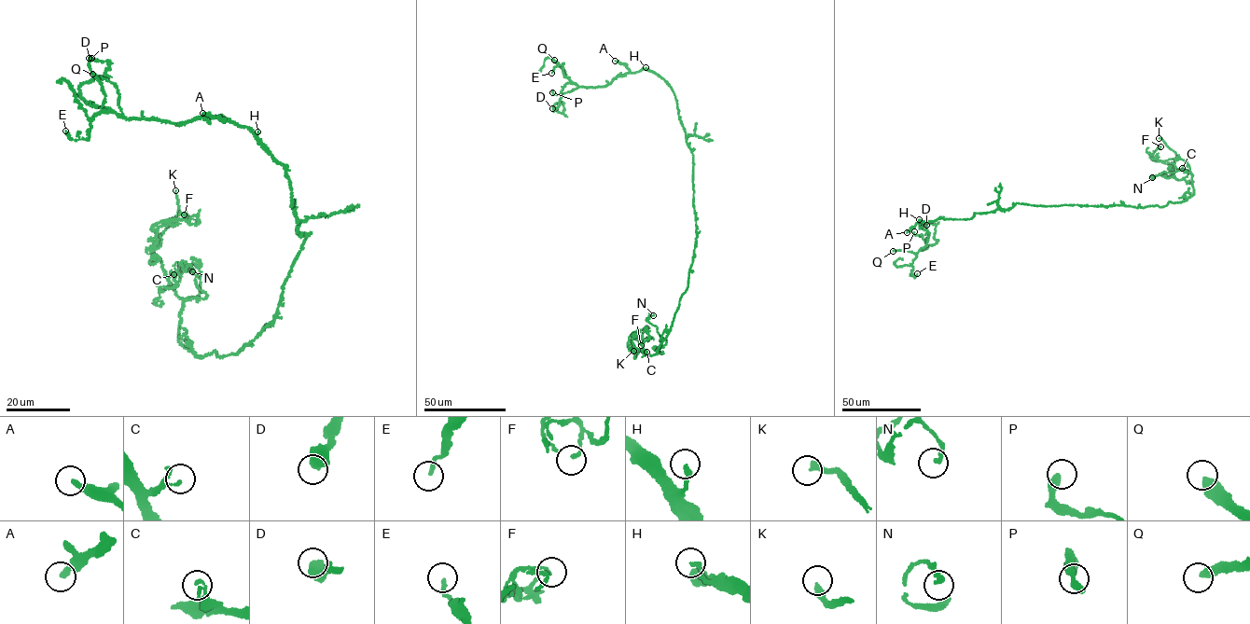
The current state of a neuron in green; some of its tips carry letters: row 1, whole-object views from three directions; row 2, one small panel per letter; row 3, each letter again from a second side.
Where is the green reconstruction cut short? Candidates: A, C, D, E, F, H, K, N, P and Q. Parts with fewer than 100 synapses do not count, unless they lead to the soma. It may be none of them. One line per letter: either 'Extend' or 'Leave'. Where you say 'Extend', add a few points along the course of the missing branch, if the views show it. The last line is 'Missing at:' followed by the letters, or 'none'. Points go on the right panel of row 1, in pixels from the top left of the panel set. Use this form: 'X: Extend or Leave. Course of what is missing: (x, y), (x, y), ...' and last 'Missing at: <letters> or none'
A: Leave
C: Leave
D: Leave
E: Leave
F: Leave
H: Leave
K: Extend. Course of what is missing: (1159, 138), (1150, 131), (1148, 123)
N: Leave
P: Leave
Q: Leave
Missing at: K

